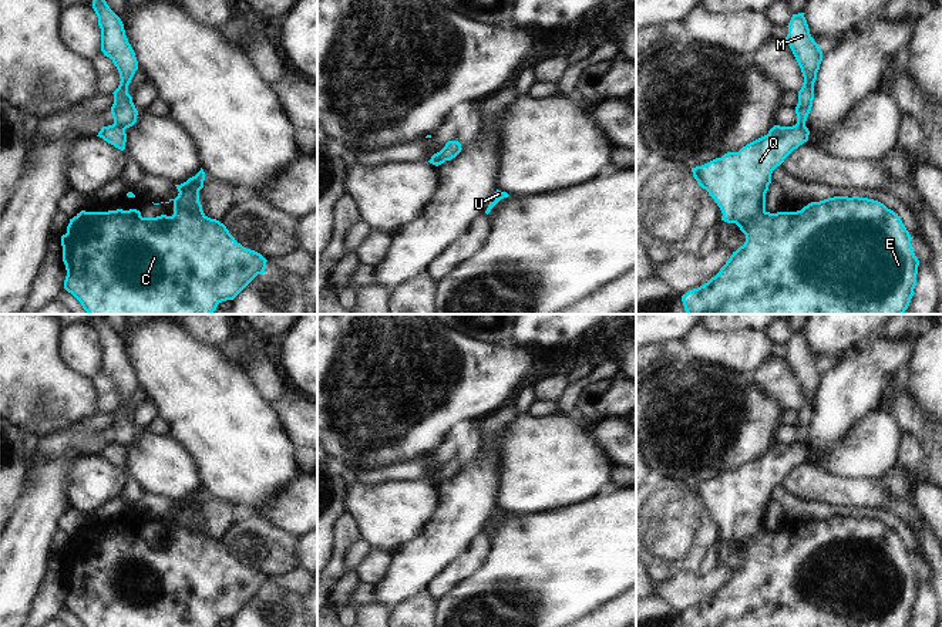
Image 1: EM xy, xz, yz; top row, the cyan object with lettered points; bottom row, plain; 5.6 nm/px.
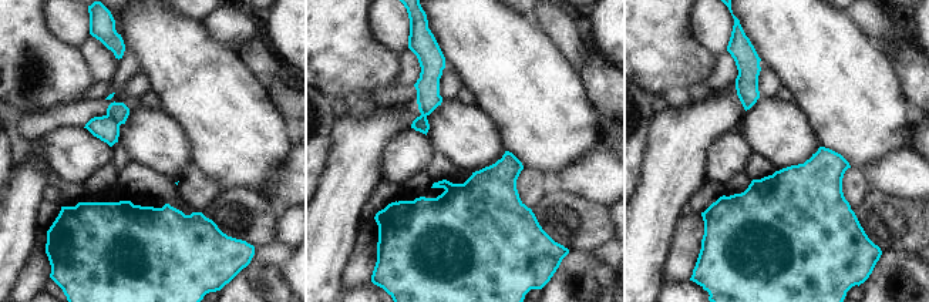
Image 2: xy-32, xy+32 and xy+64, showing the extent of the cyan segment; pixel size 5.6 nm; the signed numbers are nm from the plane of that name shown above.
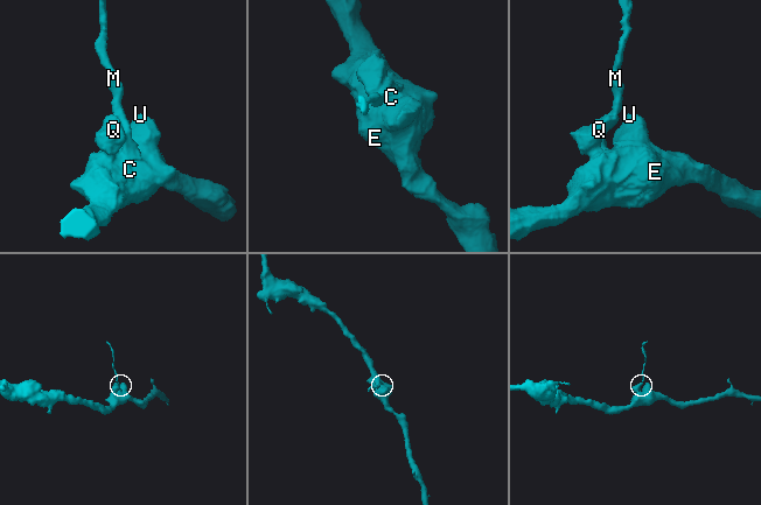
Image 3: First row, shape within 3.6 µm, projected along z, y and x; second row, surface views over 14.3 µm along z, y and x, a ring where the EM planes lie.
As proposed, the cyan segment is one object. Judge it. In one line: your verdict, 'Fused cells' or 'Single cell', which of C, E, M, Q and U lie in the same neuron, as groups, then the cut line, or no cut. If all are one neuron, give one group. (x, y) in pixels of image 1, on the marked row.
Fused cells. Groups: C E Q U / M. Split along xy (113, 124), (124, 130).

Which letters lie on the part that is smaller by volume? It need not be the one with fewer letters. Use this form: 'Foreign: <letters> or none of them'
Foreign: M

